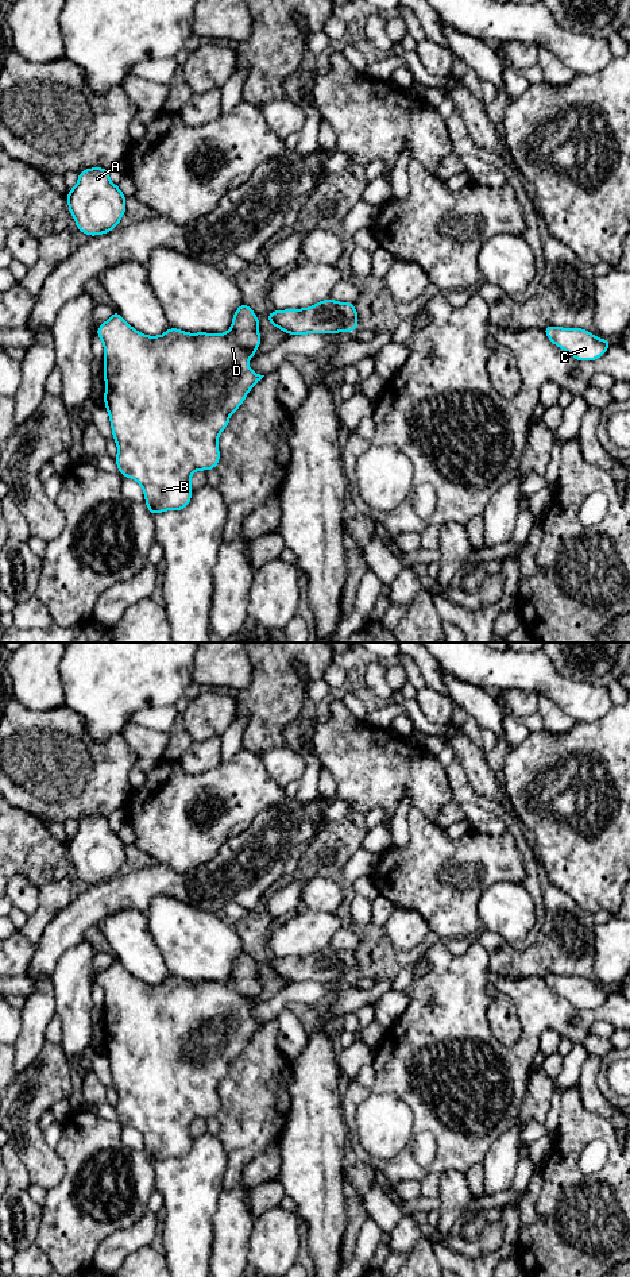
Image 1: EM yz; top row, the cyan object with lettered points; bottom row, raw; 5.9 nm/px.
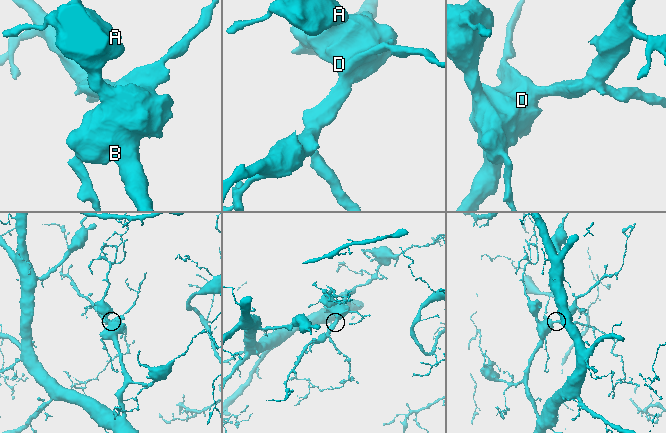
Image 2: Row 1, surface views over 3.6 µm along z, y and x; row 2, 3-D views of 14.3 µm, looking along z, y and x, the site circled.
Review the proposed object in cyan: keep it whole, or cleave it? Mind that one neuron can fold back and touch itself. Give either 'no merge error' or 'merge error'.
no merge error

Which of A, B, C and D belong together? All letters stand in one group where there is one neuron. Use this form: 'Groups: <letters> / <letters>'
Groups: A B C D

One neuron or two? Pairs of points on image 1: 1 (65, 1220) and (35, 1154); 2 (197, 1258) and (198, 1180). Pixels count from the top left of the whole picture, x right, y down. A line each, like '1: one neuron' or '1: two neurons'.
1: two neurons
2: one neuron

